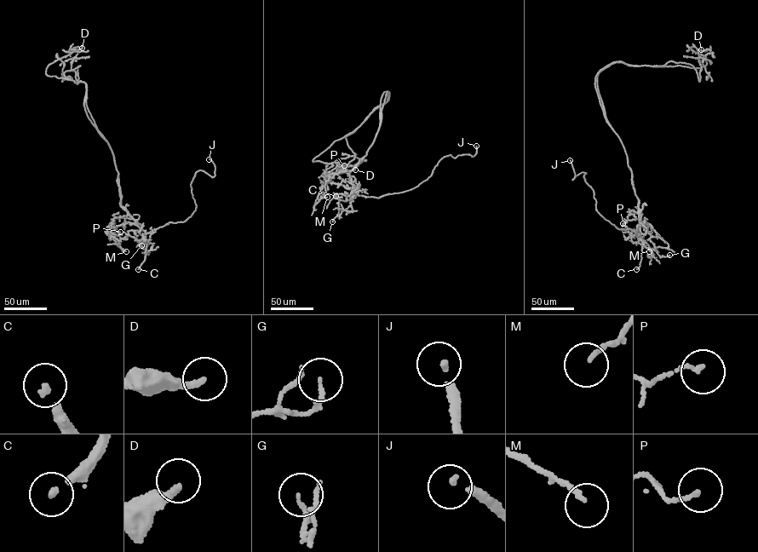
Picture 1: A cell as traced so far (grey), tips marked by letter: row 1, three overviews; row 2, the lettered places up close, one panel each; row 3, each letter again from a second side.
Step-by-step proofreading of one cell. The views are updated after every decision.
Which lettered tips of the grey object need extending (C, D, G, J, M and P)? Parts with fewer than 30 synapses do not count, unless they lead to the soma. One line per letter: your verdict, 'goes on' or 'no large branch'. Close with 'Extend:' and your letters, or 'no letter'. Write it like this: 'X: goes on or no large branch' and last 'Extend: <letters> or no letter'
C: goes on
D: no large branch
G: no large branch
J: goes on
M: no large branch
P: no large branch
Extend: C, J

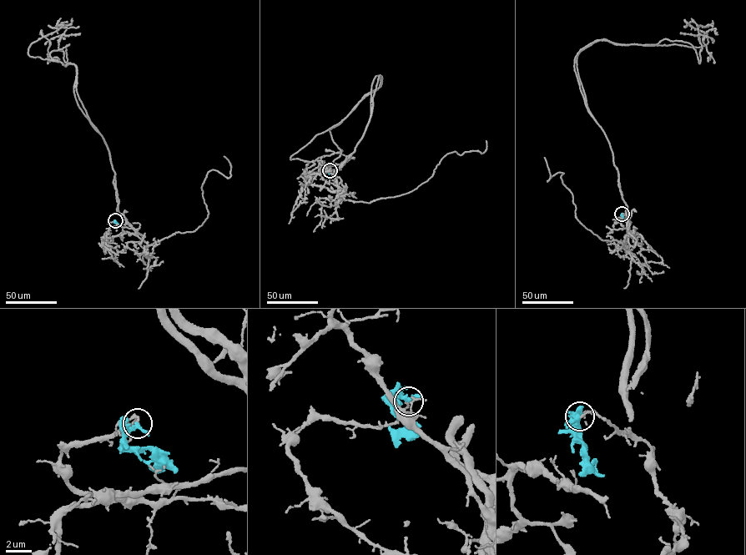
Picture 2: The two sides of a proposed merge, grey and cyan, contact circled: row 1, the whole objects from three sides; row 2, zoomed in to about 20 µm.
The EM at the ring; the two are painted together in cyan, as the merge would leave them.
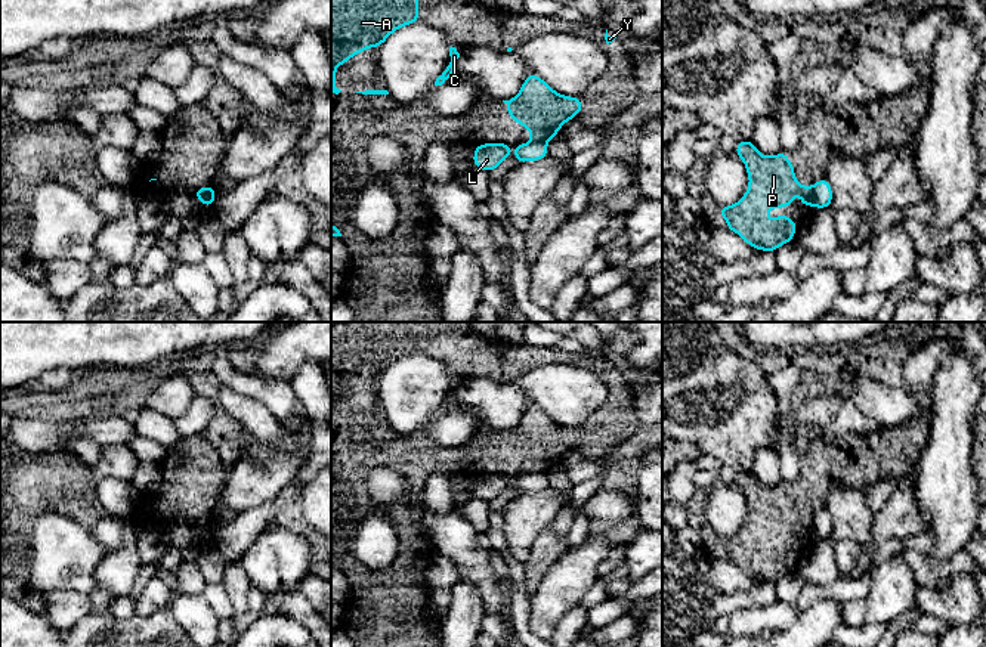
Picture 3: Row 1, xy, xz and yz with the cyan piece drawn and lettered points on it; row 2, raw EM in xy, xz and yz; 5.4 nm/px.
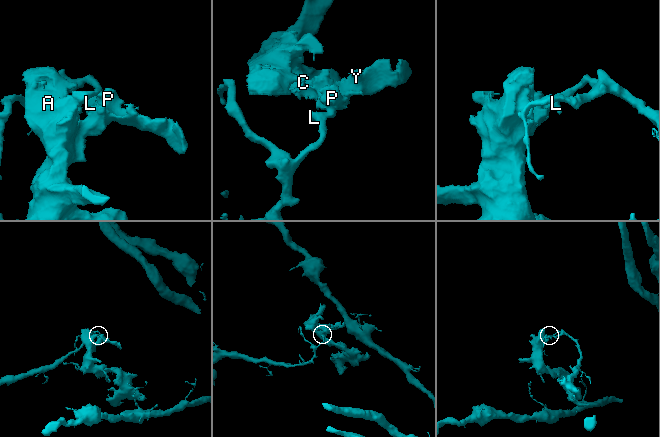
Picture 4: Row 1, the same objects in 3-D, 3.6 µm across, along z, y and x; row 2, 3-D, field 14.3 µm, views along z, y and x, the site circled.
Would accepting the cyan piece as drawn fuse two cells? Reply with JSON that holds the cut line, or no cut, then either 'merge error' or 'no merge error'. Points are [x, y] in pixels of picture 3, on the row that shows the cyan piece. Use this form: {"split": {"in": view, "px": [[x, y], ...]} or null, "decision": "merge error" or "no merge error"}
{"split": {"in": "yz", "px": [[813, 186], [812, 204]]}, "decision": "merge error"}

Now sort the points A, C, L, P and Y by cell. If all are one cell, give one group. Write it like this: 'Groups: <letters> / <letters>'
Groups: A C P Y / L

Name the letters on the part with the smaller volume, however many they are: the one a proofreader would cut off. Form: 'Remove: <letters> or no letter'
Remove: A, C, P, Y

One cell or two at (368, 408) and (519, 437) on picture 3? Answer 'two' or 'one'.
one

